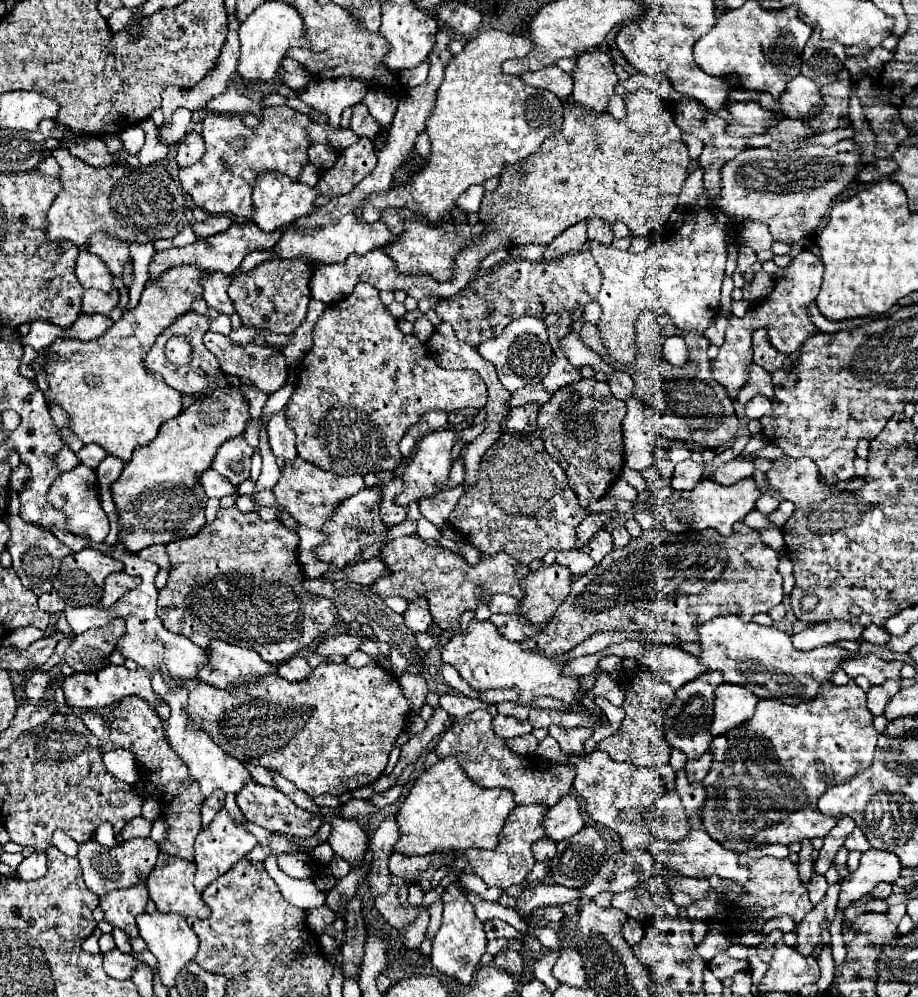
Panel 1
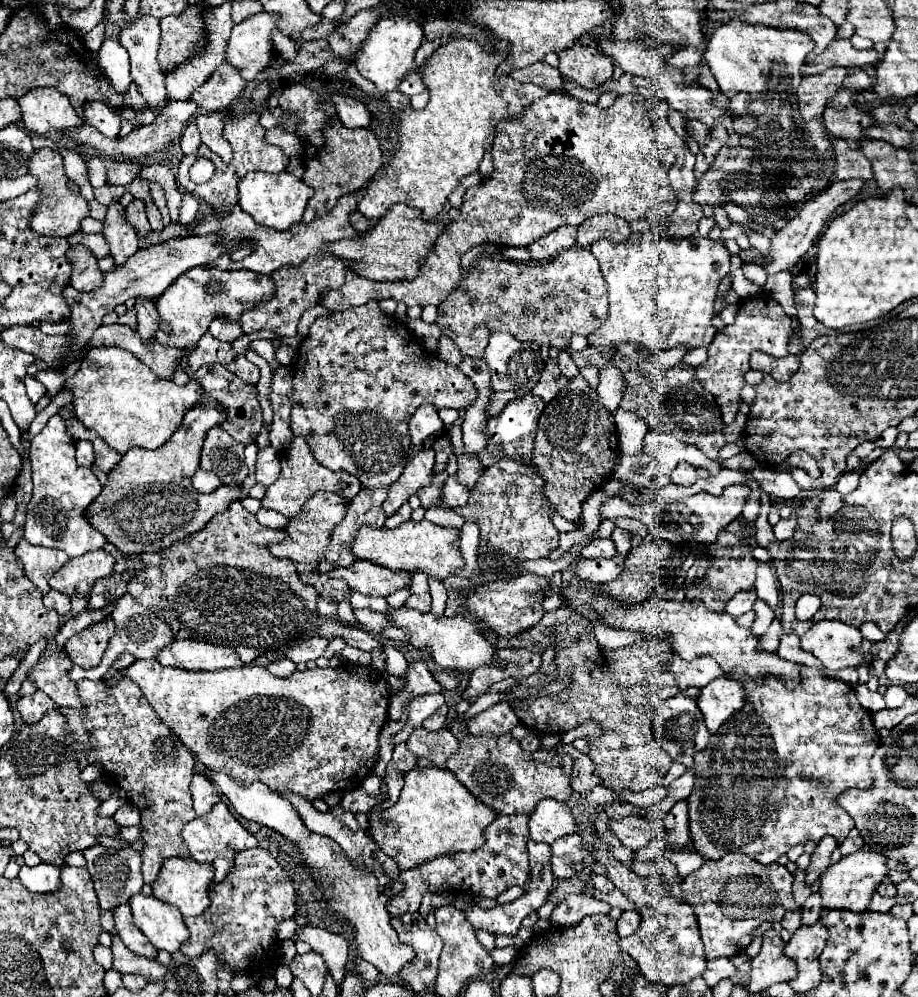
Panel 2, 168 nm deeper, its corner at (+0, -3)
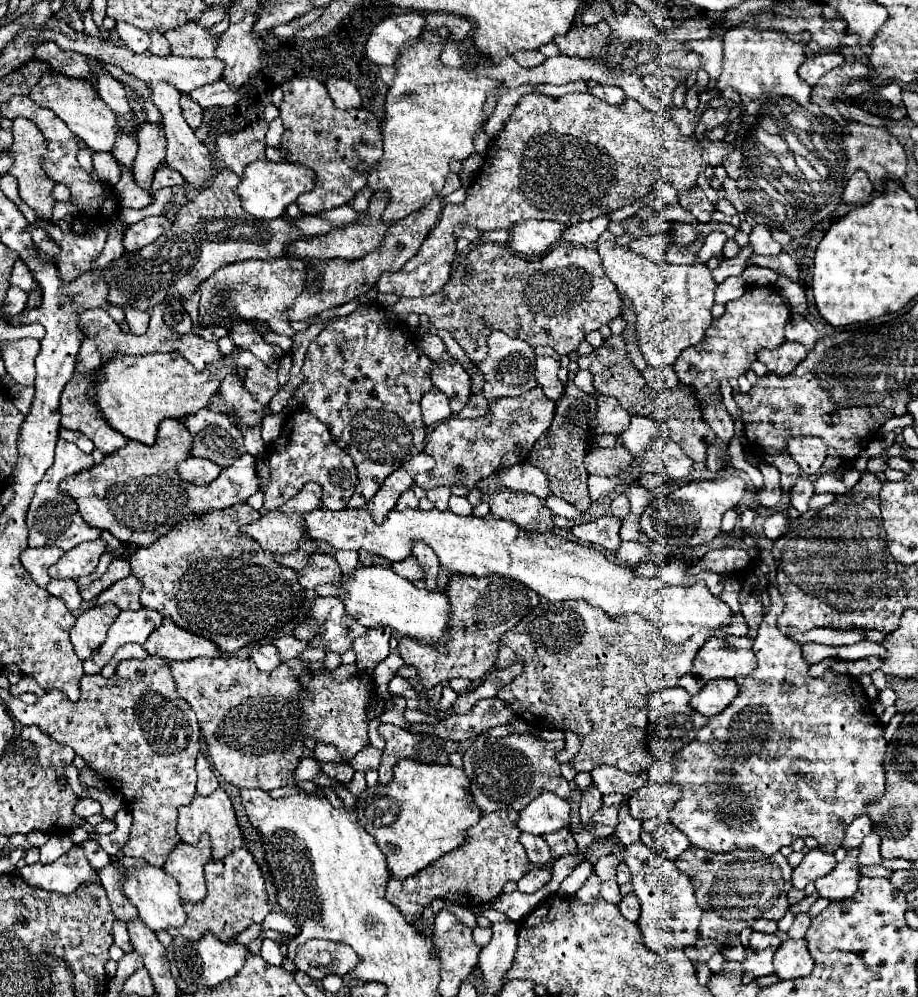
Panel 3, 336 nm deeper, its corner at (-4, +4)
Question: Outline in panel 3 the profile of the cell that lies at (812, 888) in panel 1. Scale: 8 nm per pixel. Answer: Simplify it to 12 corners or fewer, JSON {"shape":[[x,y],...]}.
{"shape":[[799,913],[789,927],[791,939],[801,939],[811,925],[809,913]]}

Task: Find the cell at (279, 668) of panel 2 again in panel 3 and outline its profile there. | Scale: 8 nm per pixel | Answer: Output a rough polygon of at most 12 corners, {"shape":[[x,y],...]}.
{"shape":[[277,647],[253,649],[255,665],[261,671],[273,671],[283,665]]}

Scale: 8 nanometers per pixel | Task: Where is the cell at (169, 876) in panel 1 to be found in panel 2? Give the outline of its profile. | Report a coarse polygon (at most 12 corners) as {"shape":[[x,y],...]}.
{"shape":[[169,858],[153,894],[183,916],[209,908],[211,864]]}

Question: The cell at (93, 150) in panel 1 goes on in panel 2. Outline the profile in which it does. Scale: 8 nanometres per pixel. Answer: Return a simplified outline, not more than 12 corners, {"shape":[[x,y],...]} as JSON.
{"shape":[[105,160],[107,180],[121,186],[131,184],[145,166],[133,162]]}

